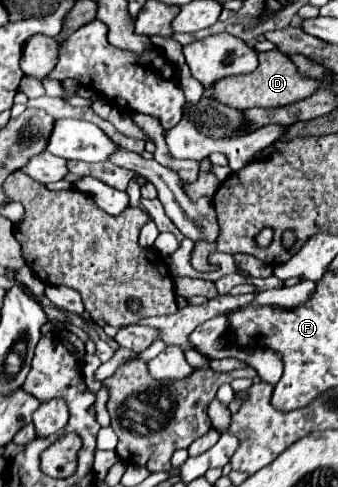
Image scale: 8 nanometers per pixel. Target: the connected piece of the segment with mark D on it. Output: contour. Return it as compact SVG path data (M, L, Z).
M279 49L259 53L259 67L247 75L231 75L223 77L213 83L213 87L207 91L207 97L235 109L251 109L251 107L283 107L289 103L295 103L299 99L305 99L319 87L321 81L317 79L299 79L297 67L289 61L287 55L283 55Z

